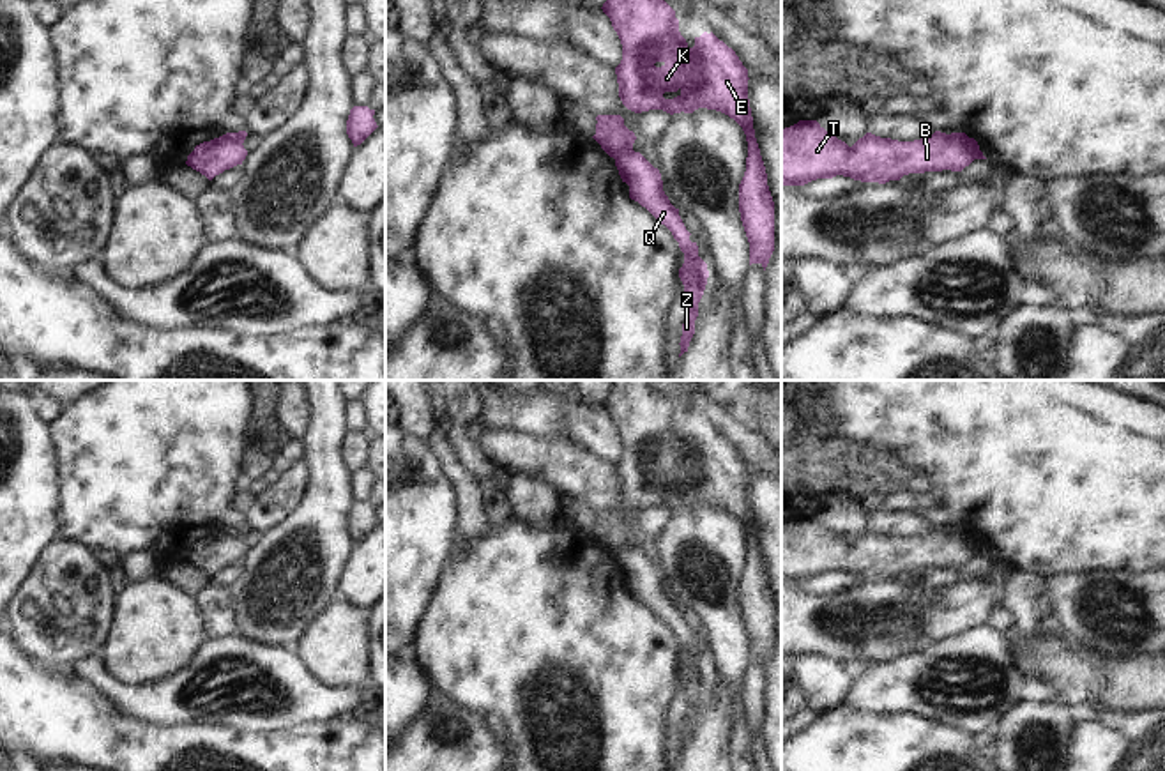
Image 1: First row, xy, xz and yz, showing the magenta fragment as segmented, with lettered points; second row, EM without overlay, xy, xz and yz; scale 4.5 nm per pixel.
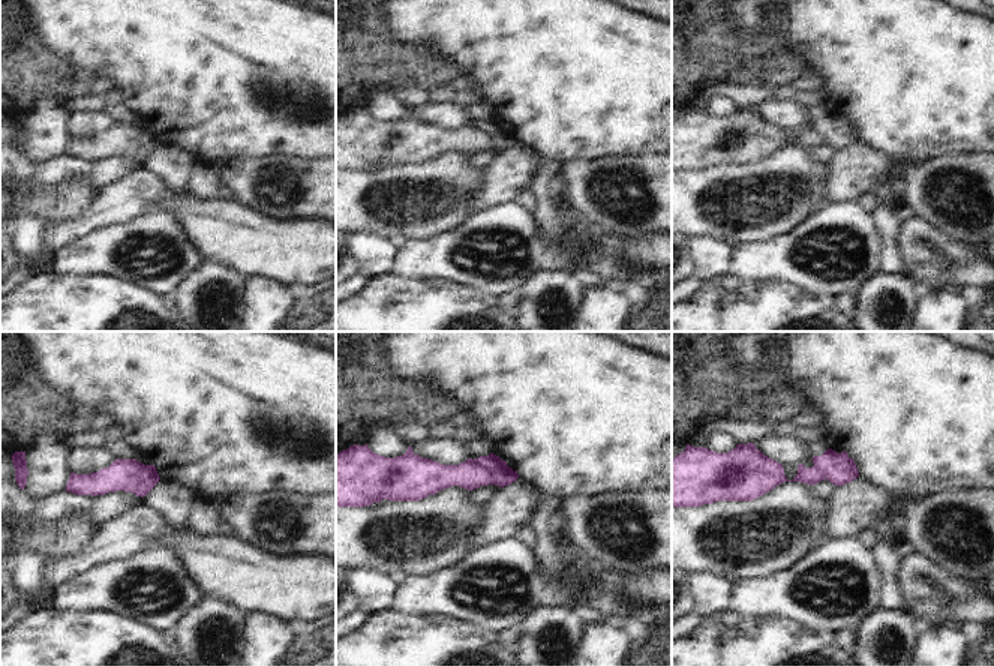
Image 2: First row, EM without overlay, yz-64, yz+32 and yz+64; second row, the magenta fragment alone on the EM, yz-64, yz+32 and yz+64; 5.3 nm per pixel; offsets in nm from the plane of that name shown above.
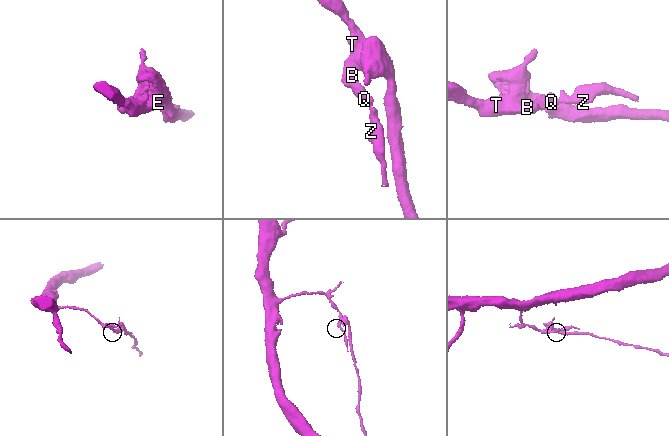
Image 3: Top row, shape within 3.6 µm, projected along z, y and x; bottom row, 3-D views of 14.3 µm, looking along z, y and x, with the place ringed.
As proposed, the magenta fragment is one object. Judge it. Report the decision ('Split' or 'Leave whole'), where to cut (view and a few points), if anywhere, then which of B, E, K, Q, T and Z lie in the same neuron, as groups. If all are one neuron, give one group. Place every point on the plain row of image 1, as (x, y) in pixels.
Split. Split along yz (948, 531), (973, 556). Groups: B E K T / Q Z

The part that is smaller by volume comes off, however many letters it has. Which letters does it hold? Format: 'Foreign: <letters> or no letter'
Foreign: Q, Z

